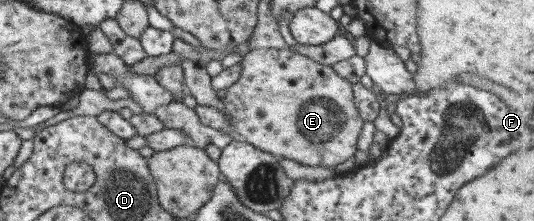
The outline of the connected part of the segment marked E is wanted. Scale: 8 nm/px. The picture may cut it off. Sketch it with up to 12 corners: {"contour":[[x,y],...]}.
{"contour":[[250,50],[222,107],[244,142],[333,167],[356,153],[351,84]]}

